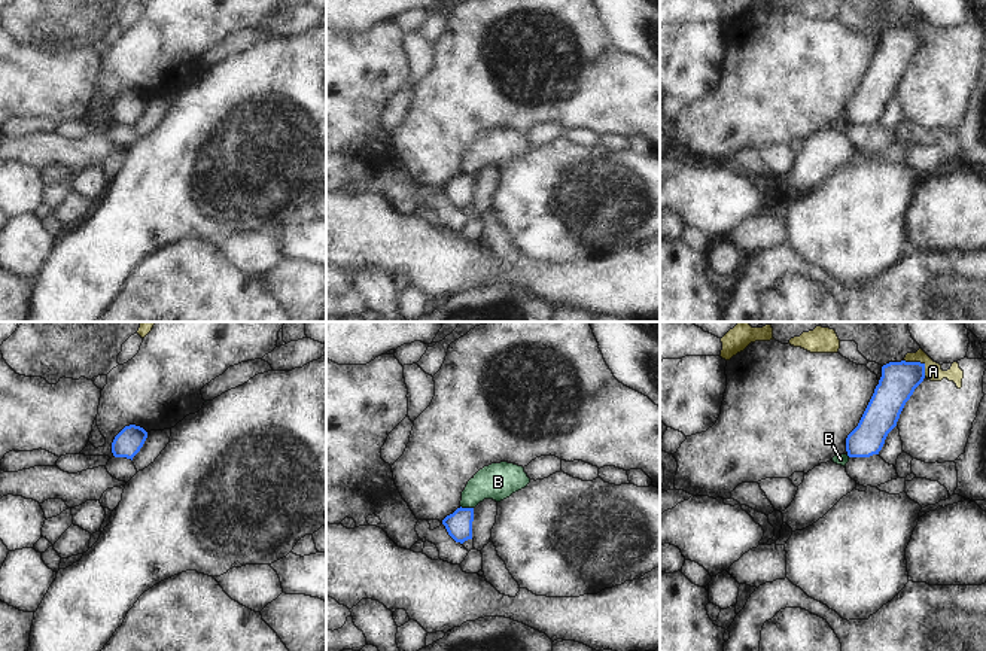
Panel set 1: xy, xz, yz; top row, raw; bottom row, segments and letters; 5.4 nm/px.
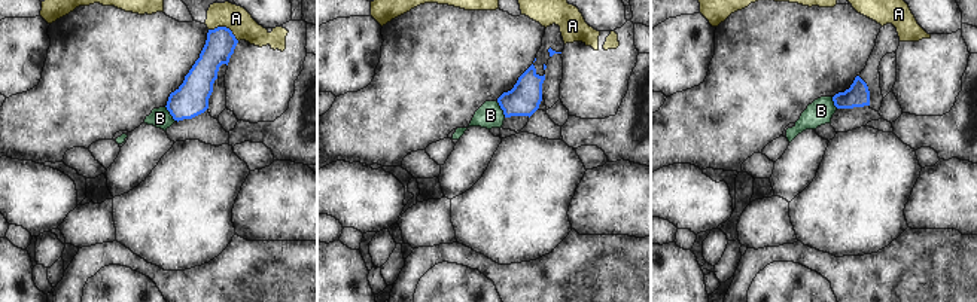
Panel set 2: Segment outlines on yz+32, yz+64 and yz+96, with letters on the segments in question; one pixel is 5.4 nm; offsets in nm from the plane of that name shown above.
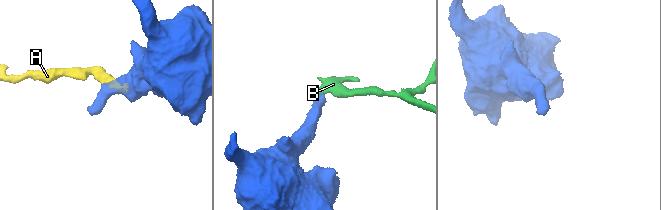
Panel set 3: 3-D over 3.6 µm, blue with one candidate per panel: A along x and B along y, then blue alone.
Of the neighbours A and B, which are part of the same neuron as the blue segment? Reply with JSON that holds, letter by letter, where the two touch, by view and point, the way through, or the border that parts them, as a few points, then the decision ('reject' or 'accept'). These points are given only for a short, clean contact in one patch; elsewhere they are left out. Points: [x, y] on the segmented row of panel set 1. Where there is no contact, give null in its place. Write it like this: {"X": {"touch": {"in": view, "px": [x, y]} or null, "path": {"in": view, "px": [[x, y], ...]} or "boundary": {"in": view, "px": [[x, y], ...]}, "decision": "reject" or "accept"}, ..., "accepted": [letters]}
{"A": {"touch": {"in": "yz", "px": [919, 362]}, "boundary": {"in": "yz", "px": [[904, 359], [921, 362], [925, 368], [925, 376]]}, "decision": "reject"}, "B": {"touch": {"in": "xz", "px": [466, 508]}, "boundary": {"in": "xz", "px": [[460, 505], [472, 508]]}, "decision": "reject"}, "accepted": []}

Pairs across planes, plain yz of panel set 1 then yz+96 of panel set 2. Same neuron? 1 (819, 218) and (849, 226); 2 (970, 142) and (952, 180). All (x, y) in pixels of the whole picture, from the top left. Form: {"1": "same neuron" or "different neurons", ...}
{"1": "same neuron", "2": "different neurons"}

